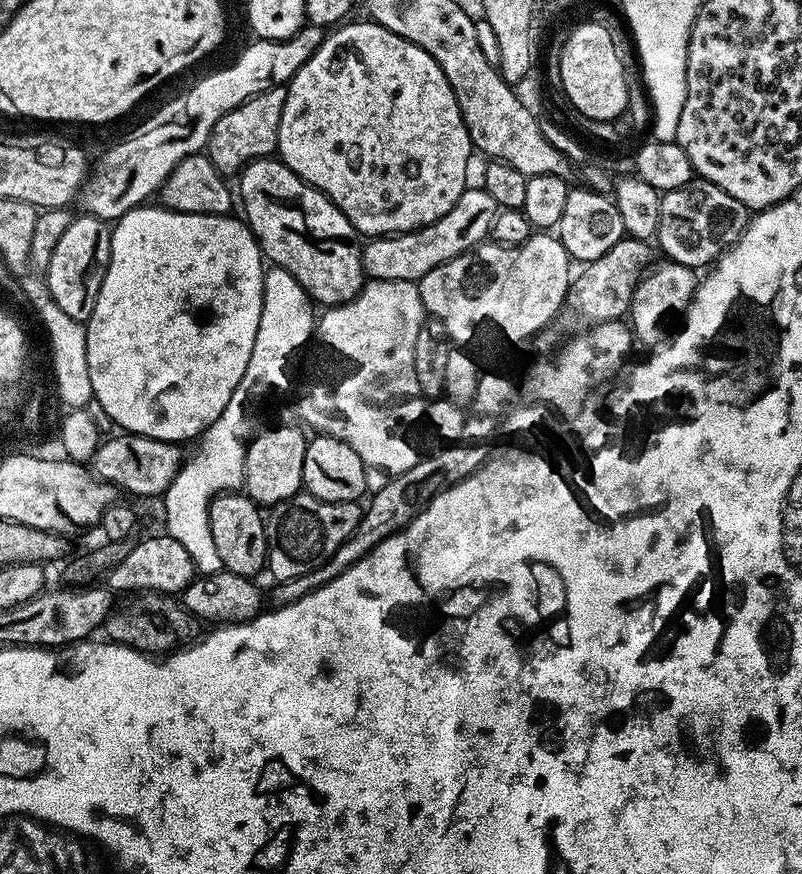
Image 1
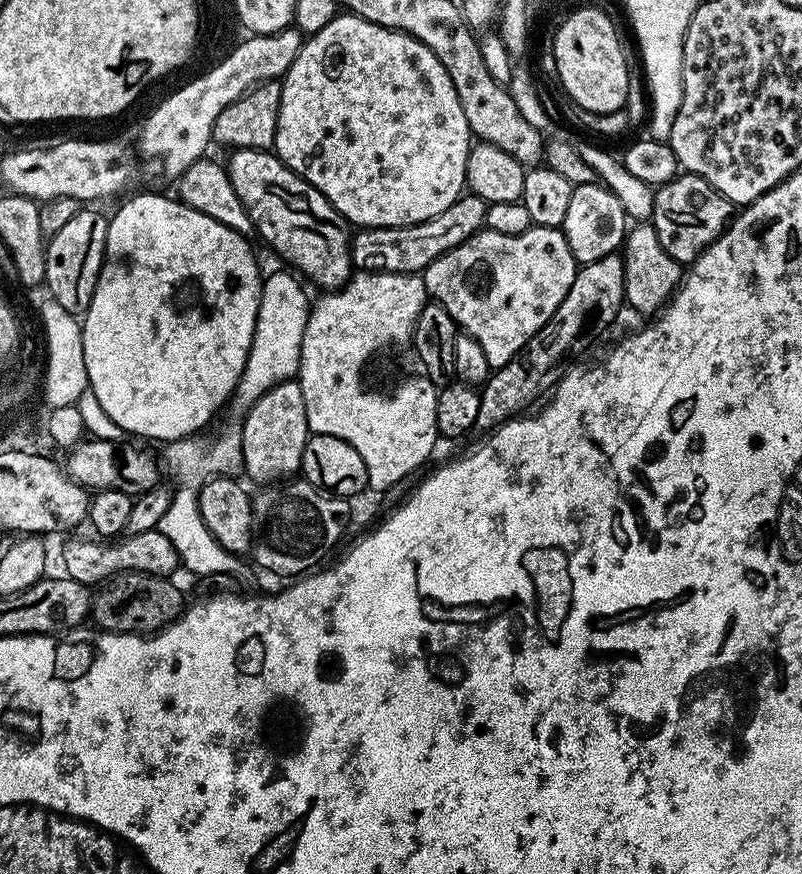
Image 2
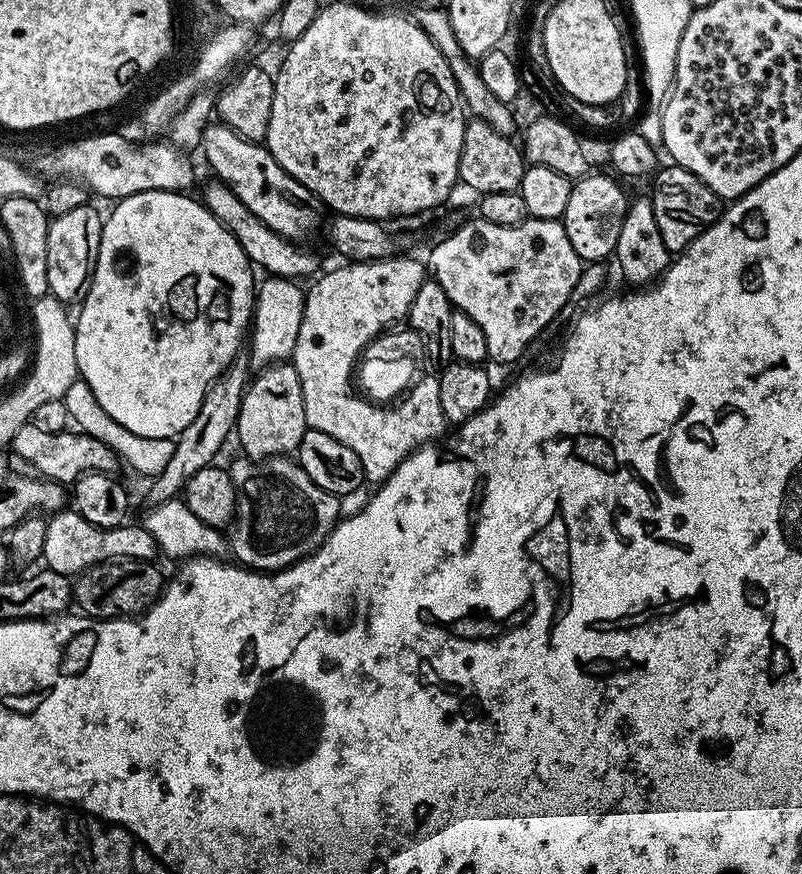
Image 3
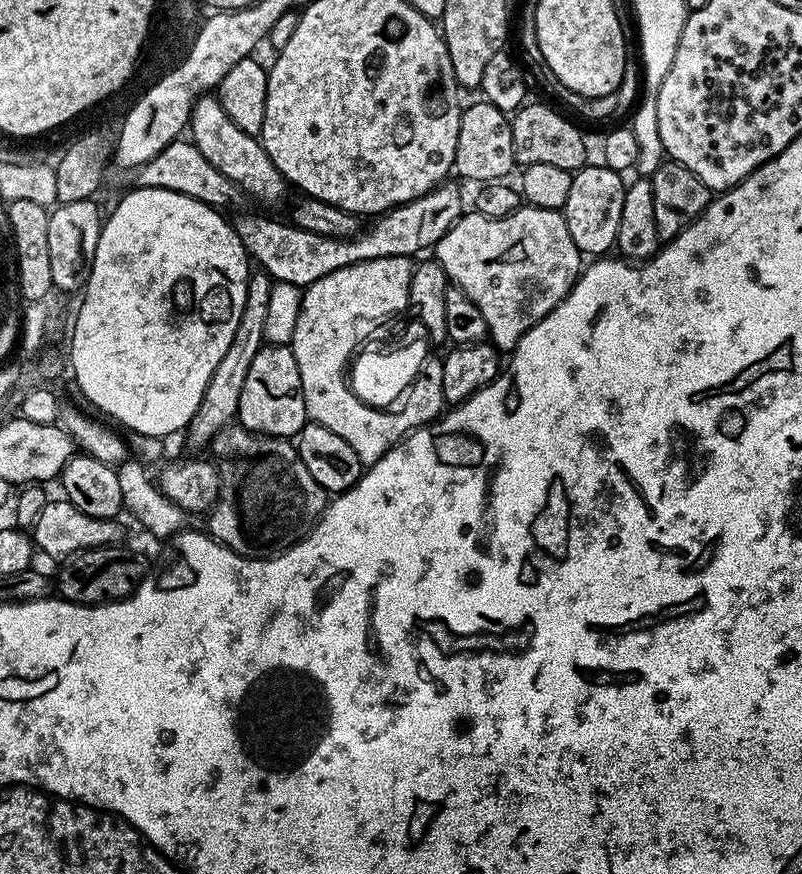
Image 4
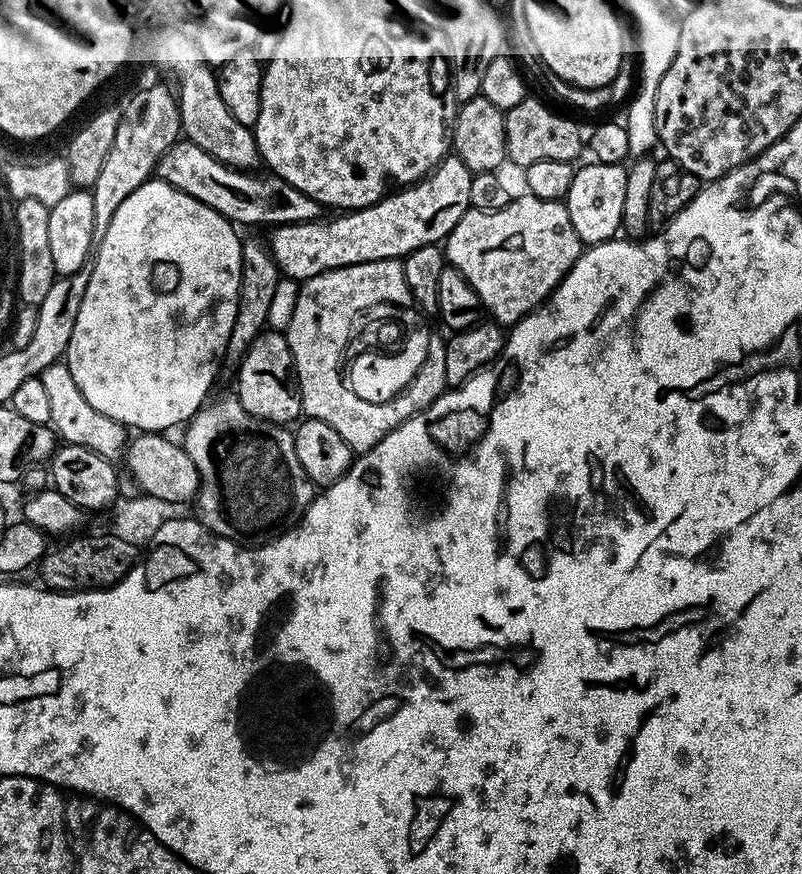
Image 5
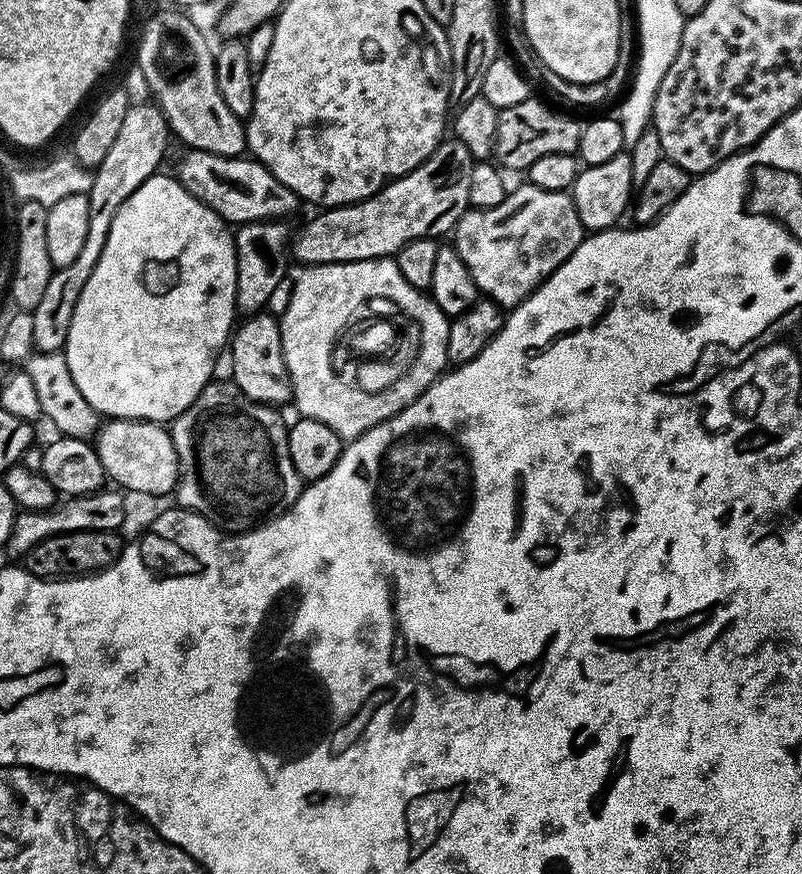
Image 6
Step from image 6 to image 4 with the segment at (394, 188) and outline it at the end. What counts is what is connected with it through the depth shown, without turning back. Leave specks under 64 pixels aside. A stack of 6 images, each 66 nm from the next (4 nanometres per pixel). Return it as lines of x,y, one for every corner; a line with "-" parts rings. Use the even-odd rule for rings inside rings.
445,182
443,184
440,184
434,190
430,190
426,194
422,194
422,198
414,198
410,202
400,204
396,208
391,208
389,212
380,213
379,216
375,217
375,219
373,219
371,223
369,223
372,224
369,226
369,228
367,225
367,227
365,227
363,231
347,240
339,240
338,238
328,238
326,236
323,236
322,234
314,234
313,232
311,232
310,230
306,230
305,228
296,227
296,225
291,222
285,222
285,224
283,224
282,221
275,220
275,218
272,216
259,216
259,214
256,212
248,211
245,211
243,214
240,214
245,214
245,216
240,216
237,218
237,220
234,220
234,227
236,229
236,233
238,234
238,238
242,242
242,246
244,247
244,249
247,250
249,257
251,257
251,259
255,261
255,263
257,260
257,262
261,264
261,266
259,267
263,269
263,271
267,273
268,276
271,277
273,281
275,281
275,283
281,284
282,282
290,282
294,286
298,286
299,288
301,288
301,290
303,290
307,288
308,285
313,284
314,282
318,282
318,278
326,278
326,274
330,274
334,270
342,270
344,267
346,267
346,265
356,264
360,260
373,260
374,258
386,258
387,256
407,256
409,258
412,258
415,257
417,254
420,254
415,254
415,252
420,252
423,250
423,248
428,248
428,250
435,249
436,243
441,240
442,237
454,227
454,225
456,225
457,220
460,219
462,213
465,211
465,208
463,208
464,200
462,197
460,197
459,190
456,189
454,185
452,185
452,182

